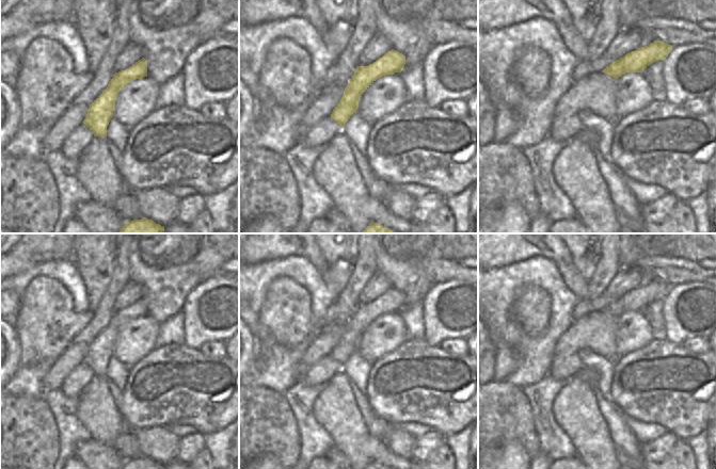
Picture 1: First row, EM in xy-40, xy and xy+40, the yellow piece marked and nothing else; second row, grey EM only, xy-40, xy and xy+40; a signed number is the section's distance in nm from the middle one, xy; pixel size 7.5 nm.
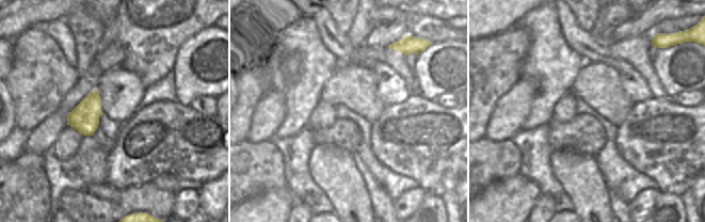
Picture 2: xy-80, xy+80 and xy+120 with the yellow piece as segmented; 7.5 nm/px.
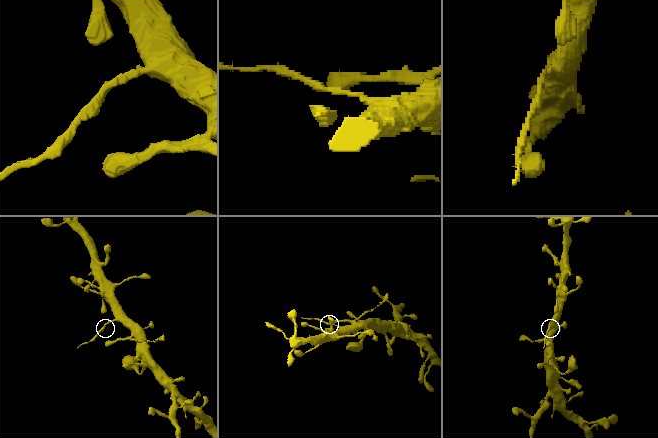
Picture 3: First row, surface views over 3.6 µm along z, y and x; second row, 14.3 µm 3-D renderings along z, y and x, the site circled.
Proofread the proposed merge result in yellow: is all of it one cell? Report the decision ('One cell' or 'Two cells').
Two cells.

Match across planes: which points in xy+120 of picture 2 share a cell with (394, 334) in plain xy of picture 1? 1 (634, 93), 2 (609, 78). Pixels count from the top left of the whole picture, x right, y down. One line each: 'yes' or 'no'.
1: yes
2: no

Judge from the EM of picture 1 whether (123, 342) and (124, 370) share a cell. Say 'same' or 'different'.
different

